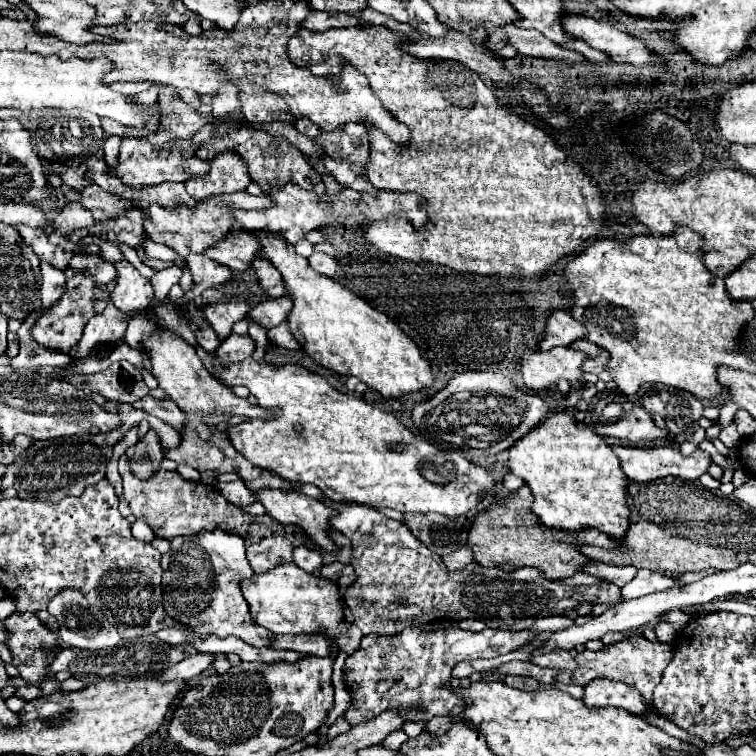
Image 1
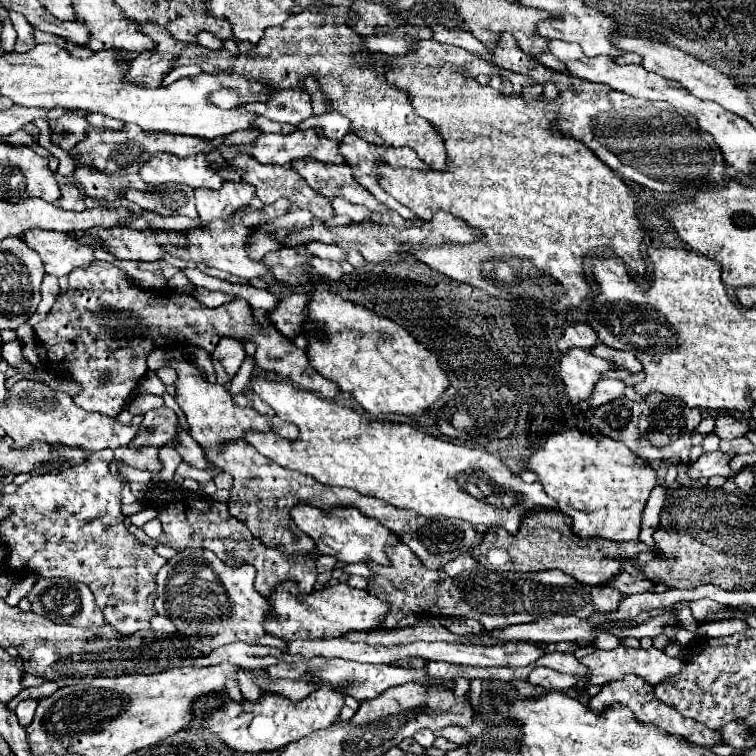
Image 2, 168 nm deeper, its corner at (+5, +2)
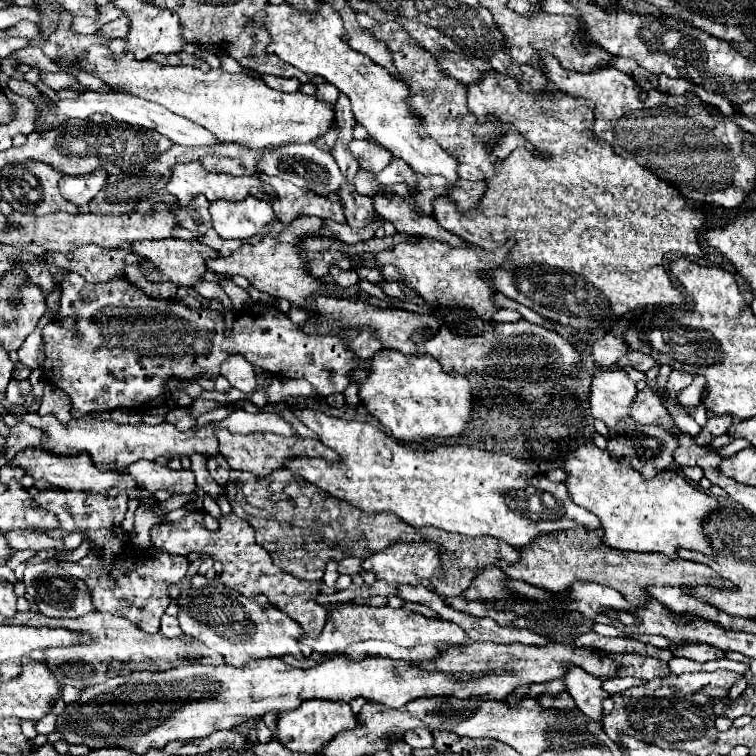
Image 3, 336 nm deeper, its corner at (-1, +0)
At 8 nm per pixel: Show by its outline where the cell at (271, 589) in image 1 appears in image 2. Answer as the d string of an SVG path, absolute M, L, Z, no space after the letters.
M287 581L277 585L277 591L267 601L273 607L273 617L265 621L265 629L269 635L283 641L331 639L343 637L347 633L383 631L383 621L389 615L389 603L379 601L367 591L353 589L347 583L339 583L335 587L325 587L323 591L313 591L311 595L305 595L297 589L297 585Z

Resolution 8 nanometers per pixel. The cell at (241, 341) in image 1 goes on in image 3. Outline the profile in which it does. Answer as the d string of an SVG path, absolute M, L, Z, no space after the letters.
M231 355L221 365L221 375L231 383L231 387L243 393L255 391L255 369L243 355Z

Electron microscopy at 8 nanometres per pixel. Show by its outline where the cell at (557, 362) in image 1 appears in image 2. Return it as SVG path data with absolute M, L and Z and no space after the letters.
M573 349L561 357L559 377L569 389L567 397L571 399L571 403L579 403L589 401L595 383L601 379L603 373L613 369L615 369L613 361L605 361L583 349Z

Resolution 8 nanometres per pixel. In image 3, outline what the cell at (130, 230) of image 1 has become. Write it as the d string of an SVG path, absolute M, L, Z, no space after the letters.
M185 239L137 241L131 245L131 251L139 253L147 261L141 265L141 271L149 281L173 281L177 285L193 285L195 281L201 281L201 275L207 271L205 261L217 257L217 251L209 249L207 245L201 245L199 241L185 241Z

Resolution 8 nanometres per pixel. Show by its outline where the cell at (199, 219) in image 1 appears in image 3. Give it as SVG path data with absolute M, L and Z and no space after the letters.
M297 215L291 223L283 223L283 229L279 233L269 233L257 239L257 243L243 241L243 245L231 253L229 257L217 257L209 259L207 267L217 273L219 277L233 277L233 275L243 275L251 281L253 287L259 291L269 293L271 297L283 297L289 303L295 303L297 307L305 307L307 299L313 297L323 285L319 279L313 279L309 273L303 271L303 261L299 257L299 239L301 235L313 233L321 229L321 219L319 217L309 217L309 215Z

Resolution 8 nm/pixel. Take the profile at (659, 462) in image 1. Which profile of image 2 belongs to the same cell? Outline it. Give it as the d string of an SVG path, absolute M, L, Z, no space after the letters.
M713 451L713 453L705 453L701 455L691 467L689 467L689 477L691 479L701 479L701 477L713 477L713 475L721 475L721 477L735 477L737 471L733 471L729 467L729 461L735 453L723 453L723 451Z

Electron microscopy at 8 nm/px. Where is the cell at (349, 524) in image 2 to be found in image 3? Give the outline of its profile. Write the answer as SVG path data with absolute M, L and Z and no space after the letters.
M393 543L383 551L367 555L363 567L387 583L419 585L423 579L443 577L435 543Z

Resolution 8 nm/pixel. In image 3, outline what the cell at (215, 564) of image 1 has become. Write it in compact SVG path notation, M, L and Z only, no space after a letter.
M195 575L191 579L191 593L179 595L175 605L179 607L179 627L185 635L203 641L211 651L221 653L227 665L241 665L249 659L257 657L279 657L281 655L281 639L303 637L299 625L283 615L277 607L273 607L265 595L245 597L233 589L225 587L209 587L205 575Z

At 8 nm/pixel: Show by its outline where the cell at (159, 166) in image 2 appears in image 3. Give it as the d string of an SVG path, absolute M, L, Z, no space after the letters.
M199 161L177 163L171 167L167 191L187 205L195 195L203 193L209 201L239 201L251 191L251 177L235 177L229 173L211 173Z

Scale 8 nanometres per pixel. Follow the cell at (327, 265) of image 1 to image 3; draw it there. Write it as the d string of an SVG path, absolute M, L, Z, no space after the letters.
M333 265L333 267L329 269L329 275L331 275L333 281L335 281L337 285L341 285L341 287L351 287L351 285L355 285L355 283L359 281L359 277L357 277L355 271L345 271L345 269L341 269L339 265Z

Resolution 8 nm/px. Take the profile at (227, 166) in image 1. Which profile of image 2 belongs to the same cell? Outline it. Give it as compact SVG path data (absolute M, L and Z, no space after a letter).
M223 183L219 191L211 189L195 189L197 211L203 221L213 219L227 219L239 209L247 207L255 197L255 189L249 183Z

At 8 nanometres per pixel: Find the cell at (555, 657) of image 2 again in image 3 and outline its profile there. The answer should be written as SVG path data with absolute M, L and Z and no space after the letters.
M567 663L565 667L565 685L571 697L575 699L575 705L591 719L599 721L603 717L601 701L609 697L607 691L601 687L601 679L593 677L591 673L583 671L581 667L575 667L573 663Z

